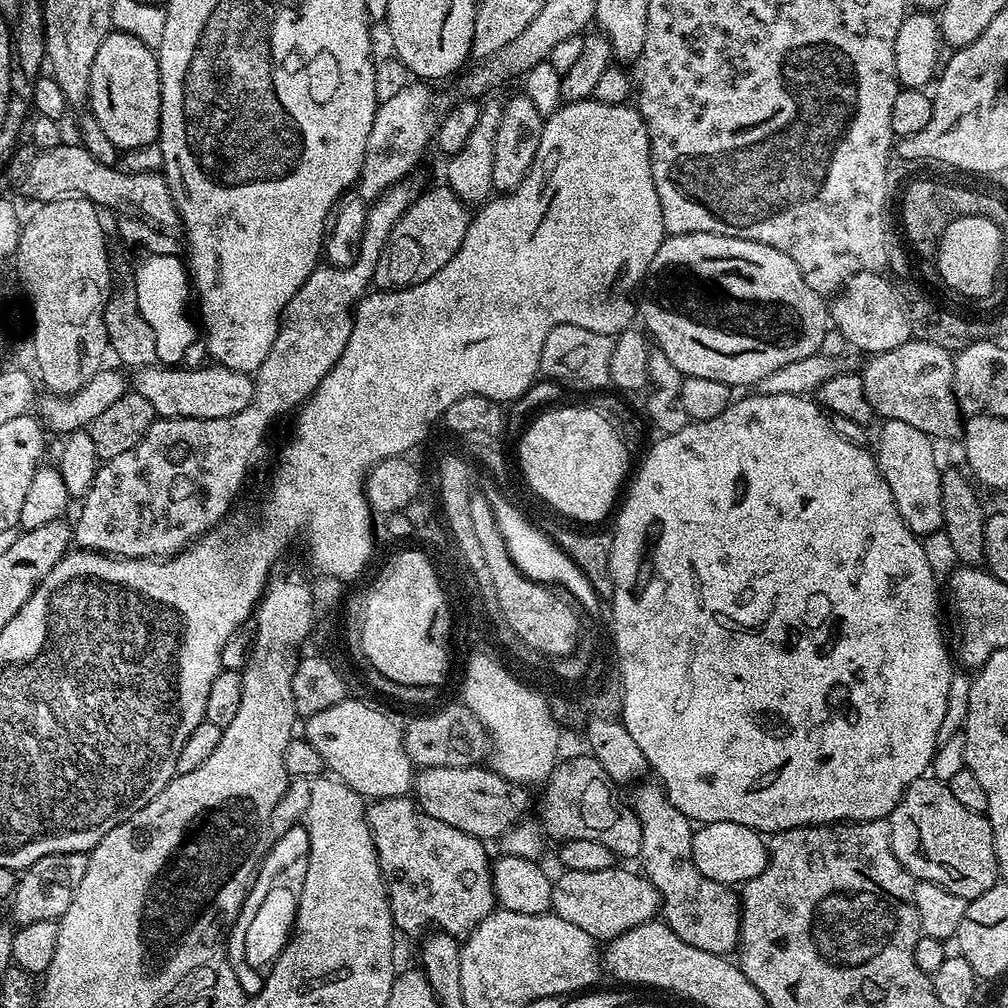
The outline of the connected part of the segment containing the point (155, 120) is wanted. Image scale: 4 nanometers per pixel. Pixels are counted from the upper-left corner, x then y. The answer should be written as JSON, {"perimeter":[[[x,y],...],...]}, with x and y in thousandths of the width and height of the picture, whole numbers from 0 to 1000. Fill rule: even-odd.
{"perimeter":[[[107,33],[89,69],[89,113],[116,149],[144,147],[159,134],[159,62],[156,53],[133,34]]]}

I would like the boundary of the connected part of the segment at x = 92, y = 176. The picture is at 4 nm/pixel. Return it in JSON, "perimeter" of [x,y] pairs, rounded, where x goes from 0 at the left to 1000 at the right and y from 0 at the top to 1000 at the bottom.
{"perimeter":[[[62,141],[45,151],[37,150],[34,165],[26,169],[23,187],[30,197],[40,202],[74,192],[85,195],[96,204],[102,203],[102,198],[107,198],[111,206],[119,206],[124,202],[127,208],[160,228],[174,227],[177,222],[175,201],[163,174],[159,171],[124,171],[110,163],[102,163],[78,141]]]}

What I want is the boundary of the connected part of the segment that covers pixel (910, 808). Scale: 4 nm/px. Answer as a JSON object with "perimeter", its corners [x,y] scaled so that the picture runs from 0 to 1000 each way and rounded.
{"perimeter":[[[918,768],[912,770],[907,776],[903,776],[891,800],[887,800],[885,809],[880,811],[880,815],[883,819],[886,847],[910,874],[918,873],[935,879],[942,883],[942,887],[950,887],[958,894],[978,887],[978,883],[982,883],[989,877],[992,860],[988,854],[986,827],[979,809],[975,806],[958,804],[958,800],[954,800],[954,796],[949,796],[946,788],[942,788],[938,775],[930,774],[924,768]]]}

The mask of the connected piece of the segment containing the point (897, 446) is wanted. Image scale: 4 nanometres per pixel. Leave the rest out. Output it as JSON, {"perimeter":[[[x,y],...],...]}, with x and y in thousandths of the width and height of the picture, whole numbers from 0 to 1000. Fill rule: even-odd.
{"perimeter":[[[877,417],[874,422],[867,451],[875,474],[879,474],[879,482],[883,482],[883,490],[887,490],[887,502],[891,502],[895,518],[899,518],[899,522],[911,534],[934,527],[937,523],[933,477],[935,464],[929,461],[930,441],[925,434],[903,423],[903,419]]]}

